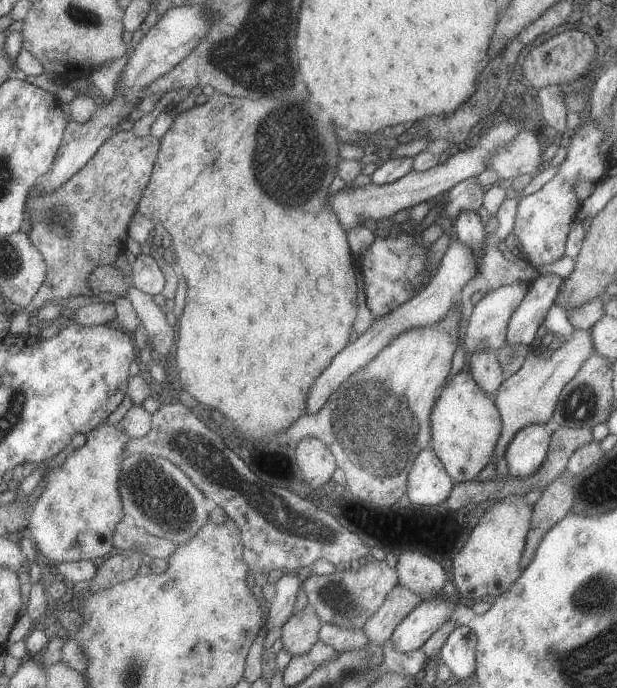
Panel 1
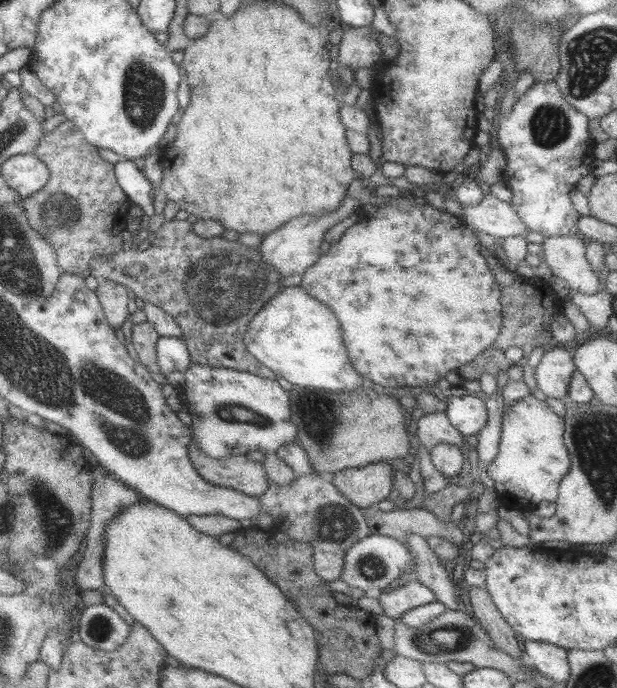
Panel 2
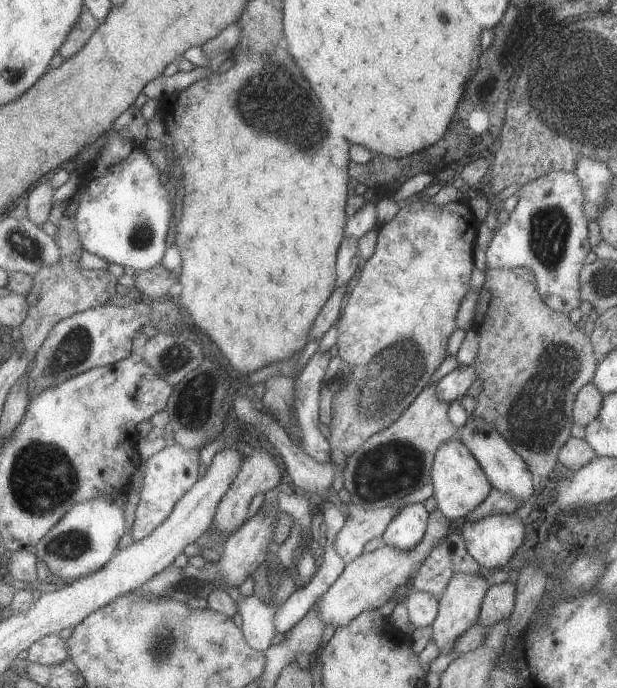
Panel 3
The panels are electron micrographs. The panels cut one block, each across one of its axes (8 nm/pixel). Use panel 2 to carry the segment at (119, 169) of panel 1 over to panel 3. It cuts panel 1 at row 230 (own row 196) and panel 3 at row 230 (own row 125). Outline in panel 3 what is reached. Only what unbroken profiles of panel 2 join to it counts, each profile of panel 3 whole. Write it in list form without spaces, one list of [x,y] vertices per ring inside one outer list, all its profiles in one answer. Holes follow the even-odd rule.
[[[74,215],[62,216],[58,224],[59,235],[54,237],[55,242],[61,249],[60,261],[53,266],[42,268],[34,275],[33,286],[27,299],[29,310],[24,322],[20,326],[22,333],[21,341],[24,343],[25,352],[34,359],[40,346],[54,329],[54,326],[73,316],[99,305],[105,305],[111,297],[116,296],[116,285],[118,278],[108,270],[80,270],[78,268],[79,258],[83,249],[79,244],[79,237],[74,229]]]

